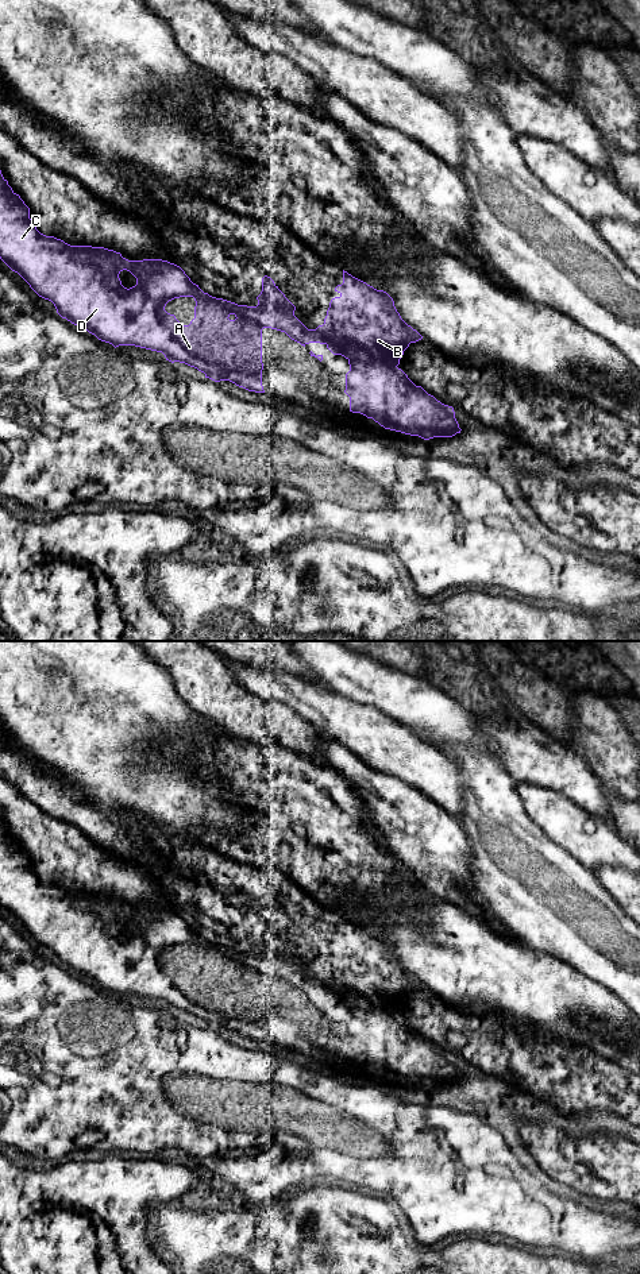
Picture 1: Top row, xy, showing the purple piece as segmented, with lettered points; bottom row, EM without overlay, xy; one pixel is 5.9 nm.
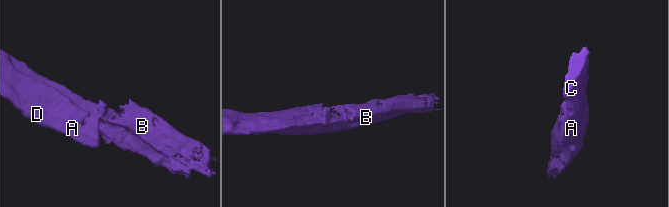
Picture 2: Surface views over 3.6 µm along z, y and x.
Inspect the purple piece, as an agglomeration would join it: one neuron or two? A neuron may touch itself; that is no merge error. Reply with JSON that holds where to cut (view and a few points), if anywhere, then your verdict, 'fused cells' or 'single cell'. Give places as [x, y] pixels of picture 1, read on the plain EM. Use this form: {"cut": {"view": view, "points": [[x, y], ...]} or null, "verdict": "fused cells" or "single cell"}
{"cut": {"view": "xy", "points": [[315, 977], [330, 988], [353, 989], [396, 1015]]}, "verdict": "fused cells"}

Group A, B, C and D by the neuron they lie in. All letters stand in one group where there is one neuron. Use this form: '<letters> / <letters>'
A C D / B

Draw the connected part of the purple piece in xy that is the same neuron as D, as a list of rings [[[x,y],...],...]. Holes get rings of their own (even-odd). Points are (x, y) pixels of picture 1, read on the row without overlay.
[[[0,818],[0,907],[18,920],[30,935],[42,946],[54,951],[57,961],[72,972],[84,976],[99,988],[119,993],[135,993],[162,1000],[166,1008],[185,1011],[197,1016],[215,1030],[230,1028],[248,1039],[265,1041],[262,1034],[262,977],[271,976],[285,980],[292,988],[306,993],[309,991],[325,992],[334,1003],[342,1003],[348,1008],[350,1019],[346,1022],[346,1038],[350,1045],[350,1059],[373,1066],[385,1077],[419,1084],[424,1088],[433,1085],[452,1085],[460,1081],[452,1054],[444,1053],[421,1034],[416,1034],[398,1015],[390,1014],[378,1004],[362,1000],[358,993],[348,989],[329,989],[316,977],[308,977],[296,964],[296,954],[285,945],[274,929],[265,923],[262,939],[257,945],[257,954],[238,953],[204,941],[193,931],[185,919],[167,908],[143,907],[128,908],[120,900],[104,895],[70,893],[54,884],[41,881],[30,866],[30,856],[24,852],[3,825]],[[127,918],[136,926],[136,933],[127,937],[122,933],[119,922]],[[180,945],[193,945],[196,949],[194,966],[189,973],[182,973],[174,962],[165,958],[169,949]]]

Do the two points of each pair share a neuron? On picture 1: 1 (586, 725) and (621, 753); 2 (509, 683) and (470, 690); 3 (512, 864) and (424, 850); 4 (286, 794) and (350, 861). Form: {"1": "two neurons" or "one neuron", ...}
{"1": "one neuron", "2": "two neurons", "3": "two neurons", "4": "one neuron"}

